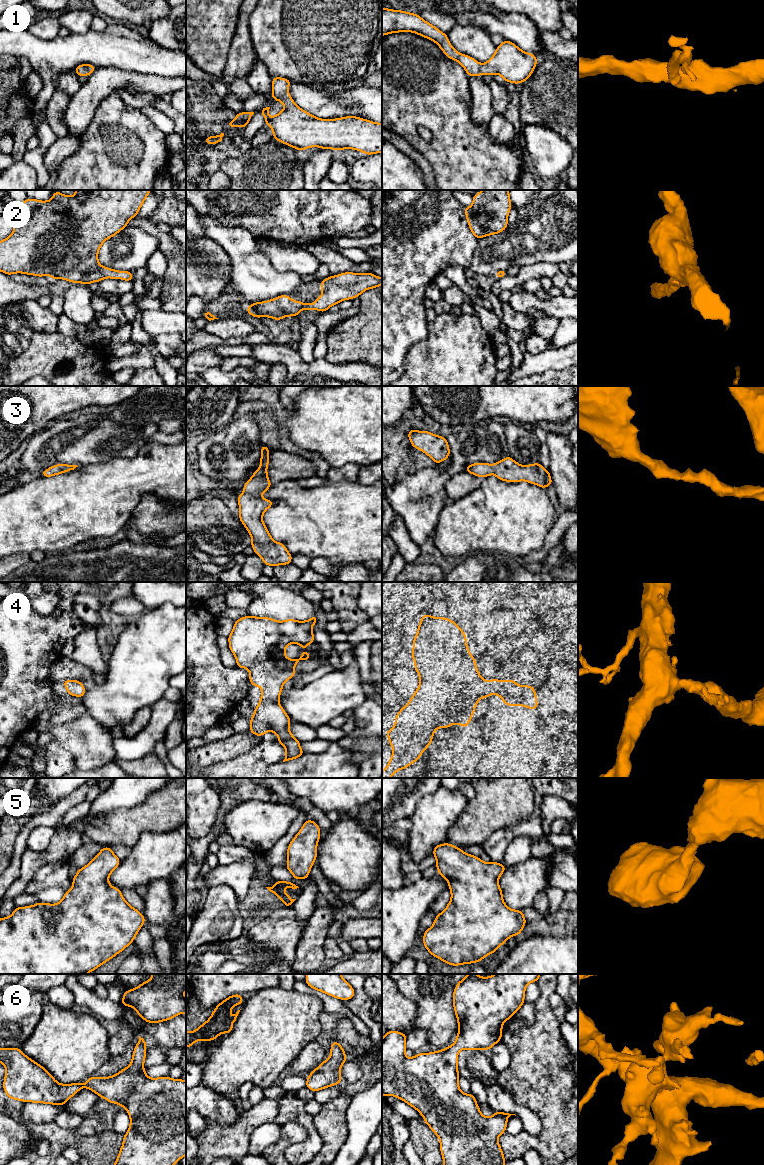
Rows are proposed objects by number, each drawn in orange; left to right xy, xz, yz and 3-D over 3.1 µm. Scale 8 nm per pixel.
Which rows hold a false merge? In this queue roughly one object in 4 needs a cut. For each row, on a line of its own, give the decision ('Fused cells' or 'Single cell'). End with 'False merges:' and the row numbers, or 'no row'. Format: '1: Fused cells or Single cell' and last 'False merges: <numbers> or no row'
1: Single cell
2: Single cell
3: Single cell
4: Single cell
5: Single cell
6: Single cell
False merges: no row

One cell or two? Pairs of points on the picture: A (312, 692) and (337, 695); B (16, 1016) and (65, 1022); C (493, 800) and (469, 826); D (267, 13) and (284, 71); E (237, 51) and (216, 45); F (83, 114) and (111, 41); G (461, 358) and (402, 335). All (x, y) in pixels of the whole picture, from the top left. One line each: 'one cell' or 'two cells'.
A: one cell
B: two cells
C: one cell
D: one cell
E: two cells
F: two cells
G: two cells

